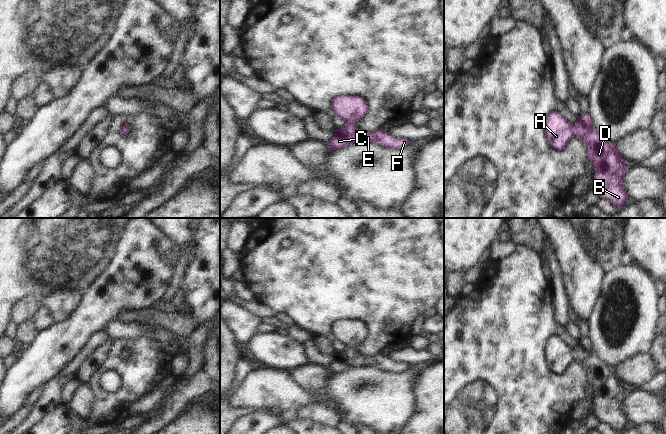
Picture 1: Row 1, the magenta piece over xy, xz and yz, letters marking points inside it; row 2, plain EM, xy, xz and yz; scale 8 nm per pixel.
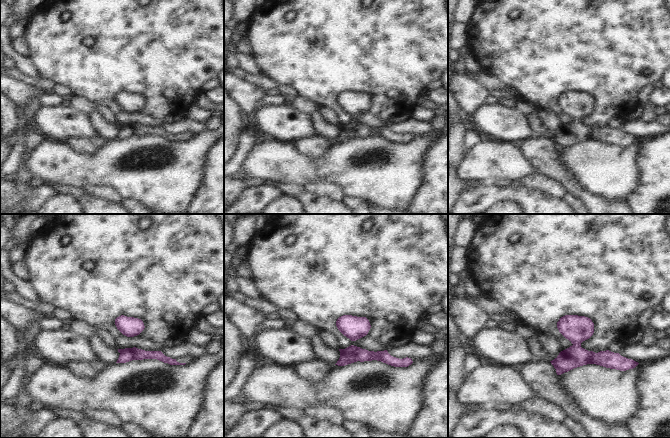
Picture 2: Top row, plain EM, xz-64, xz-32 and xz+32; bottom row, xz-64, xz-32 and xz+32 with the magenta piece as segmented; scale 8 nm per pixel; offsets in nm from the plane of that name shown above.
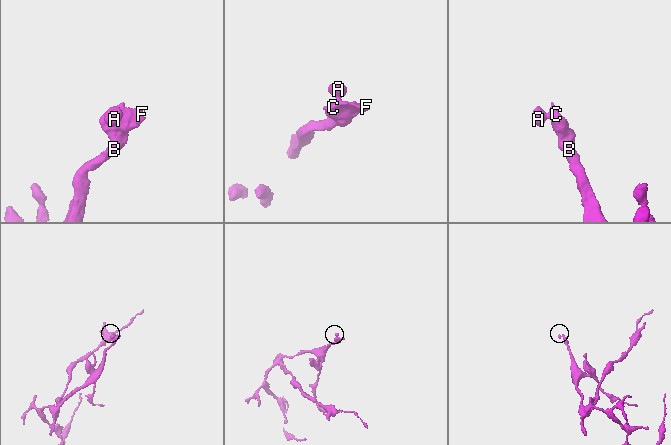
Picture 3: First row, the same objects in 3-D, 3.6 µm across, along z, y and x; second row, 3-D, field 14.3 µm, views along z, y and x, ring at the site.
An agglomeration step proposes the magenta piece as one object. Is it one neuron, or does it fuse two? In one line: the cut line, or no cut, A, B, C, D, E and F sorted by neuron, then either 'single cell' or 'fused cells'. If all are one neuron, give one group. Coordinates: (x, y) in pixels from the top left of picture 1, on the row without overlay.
no cut | A B C D E F | single cell

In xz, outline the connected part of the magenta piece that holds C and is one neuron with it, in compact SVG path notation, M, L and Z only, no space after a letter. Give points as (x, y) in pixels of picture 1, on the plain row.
M338 319L331 324L330 330L345 349L333 355L334 361L326 367L329 374L340 373L353 367L375 367L390 373L400 373L410 367L407 363L398 363L389 359L383 353L373 356L358 353L355 346L367 336L367 327L362 321Z

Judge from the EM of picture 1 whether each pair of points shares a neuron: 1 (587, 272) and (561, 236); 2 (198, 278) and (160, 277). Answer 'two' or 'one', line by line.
1: one
2: two

